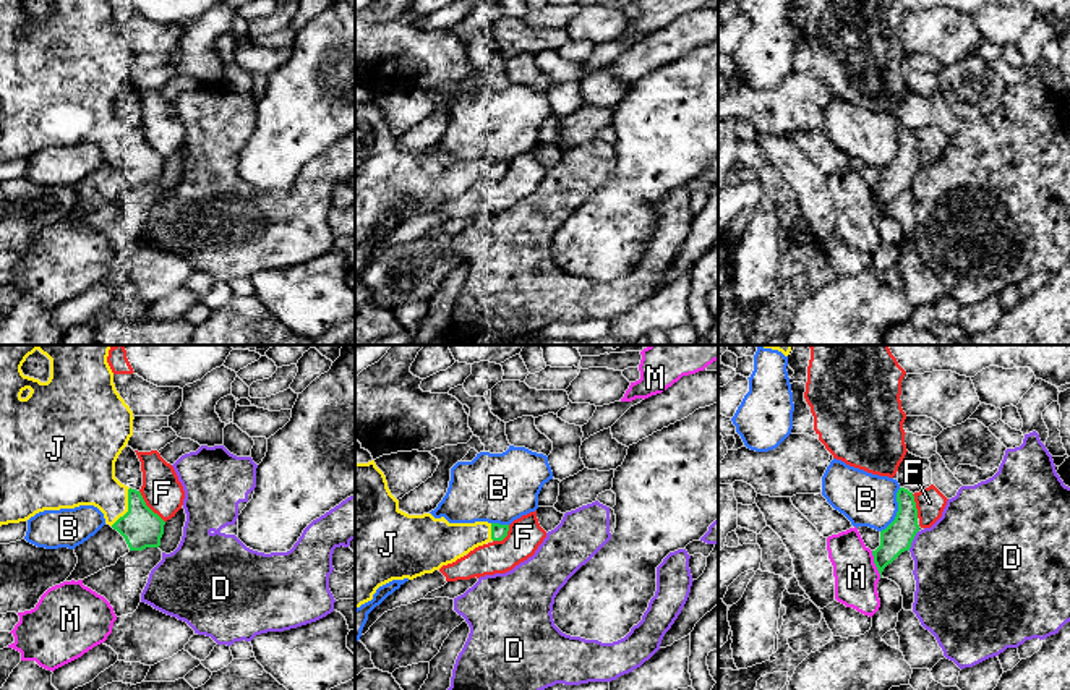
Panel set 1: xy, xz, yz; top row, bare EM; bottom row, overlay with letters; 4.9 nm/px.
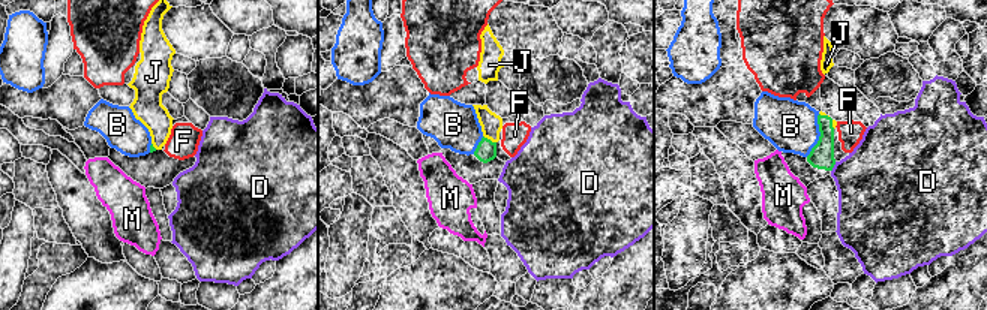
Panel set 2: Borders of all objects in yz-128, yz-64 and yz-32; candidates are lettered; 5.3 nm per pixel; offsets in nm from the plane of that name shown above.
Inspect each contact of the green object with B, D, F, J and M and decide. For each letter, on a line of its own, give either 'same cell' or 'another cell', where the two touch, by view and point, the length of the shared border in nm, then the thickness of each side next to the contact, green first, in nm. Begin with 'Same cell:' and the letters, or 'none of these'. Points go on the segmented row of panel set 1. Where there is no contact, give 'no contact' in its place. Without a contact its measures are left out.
Same cell: J
B: another cell; meets green in yz at (898, 511); contact 240 nm long; 150 nm thick on the green side, 260 nm on the other
D: another cell; meets green in yz at (913, 538); contact 120 nm long; 150 nm thick on the green side, 440 nm on the other
F: another cell; meets green in xy at (148, 507); contact 200 nm long; 200 nm thick on the green side, 200 nm on the other
J: same cell; meets green in xy at (128, 507); contact 220 nm long; 200 nm thick on the green side, 280 nm on the other
M: another cell; meets green in yz at (874, 562); contact 140 nm long; 150 nm thick on the green side, 220 nm on the other

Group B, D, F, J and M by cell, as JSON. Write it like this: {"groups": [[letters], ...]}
{"groups": [["B"], ["D"], ["F"], ["J"], ["M"]]}

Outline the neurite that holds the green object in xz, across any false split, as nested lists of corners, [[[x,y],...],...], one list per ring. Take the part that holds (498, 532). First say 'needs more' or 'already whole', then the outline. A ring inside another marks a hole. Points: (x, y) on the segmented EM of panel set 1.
needs more; [[[374,460],[355,463],[355,609],[392,580],[413,580],[478,546],[503,541],[509,525],[449,523],[399,509]]]

